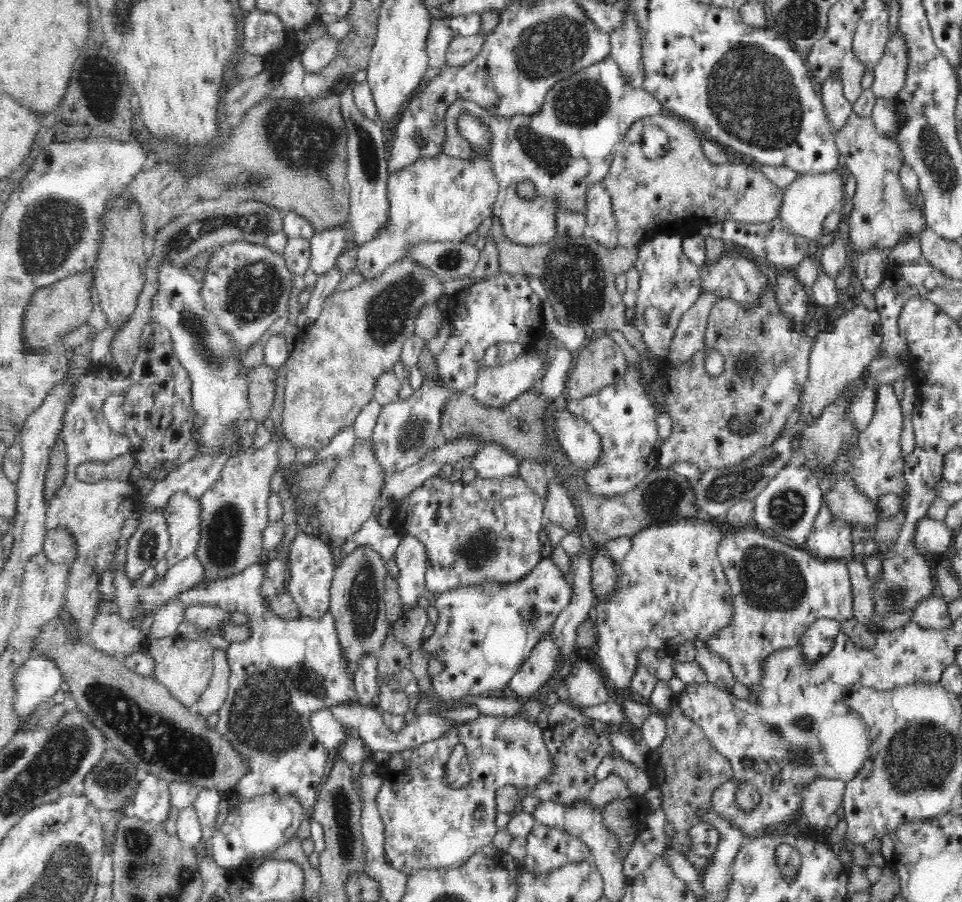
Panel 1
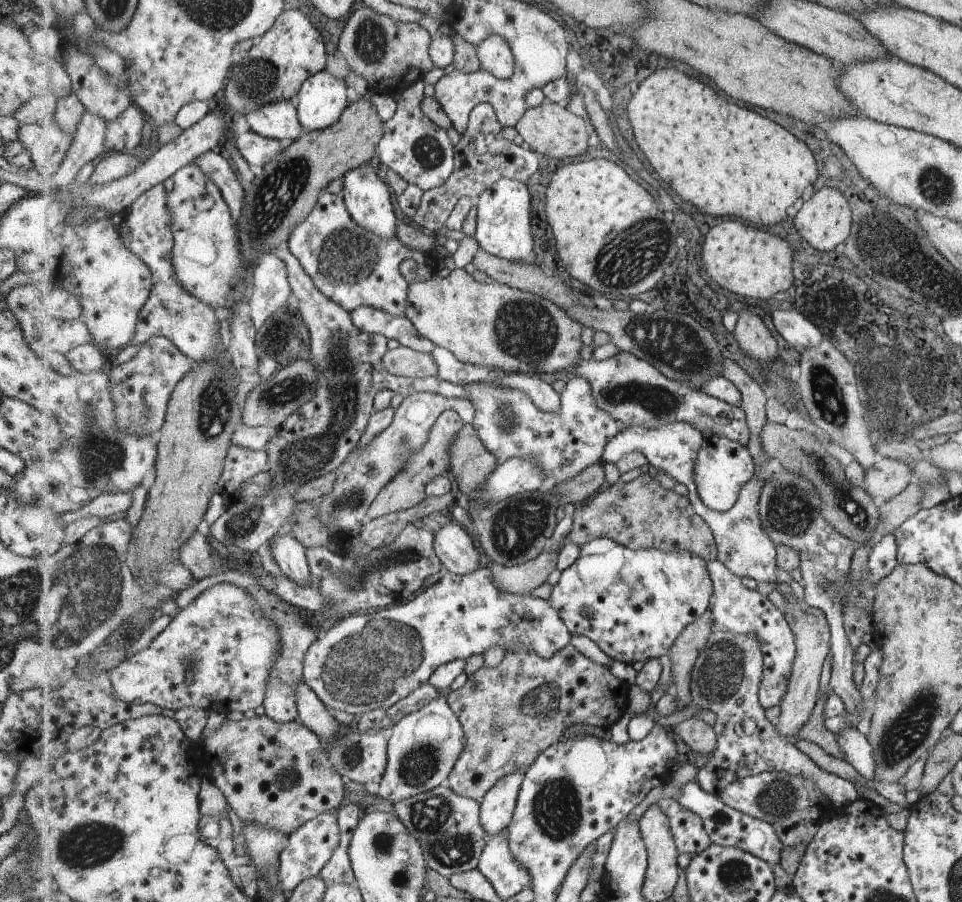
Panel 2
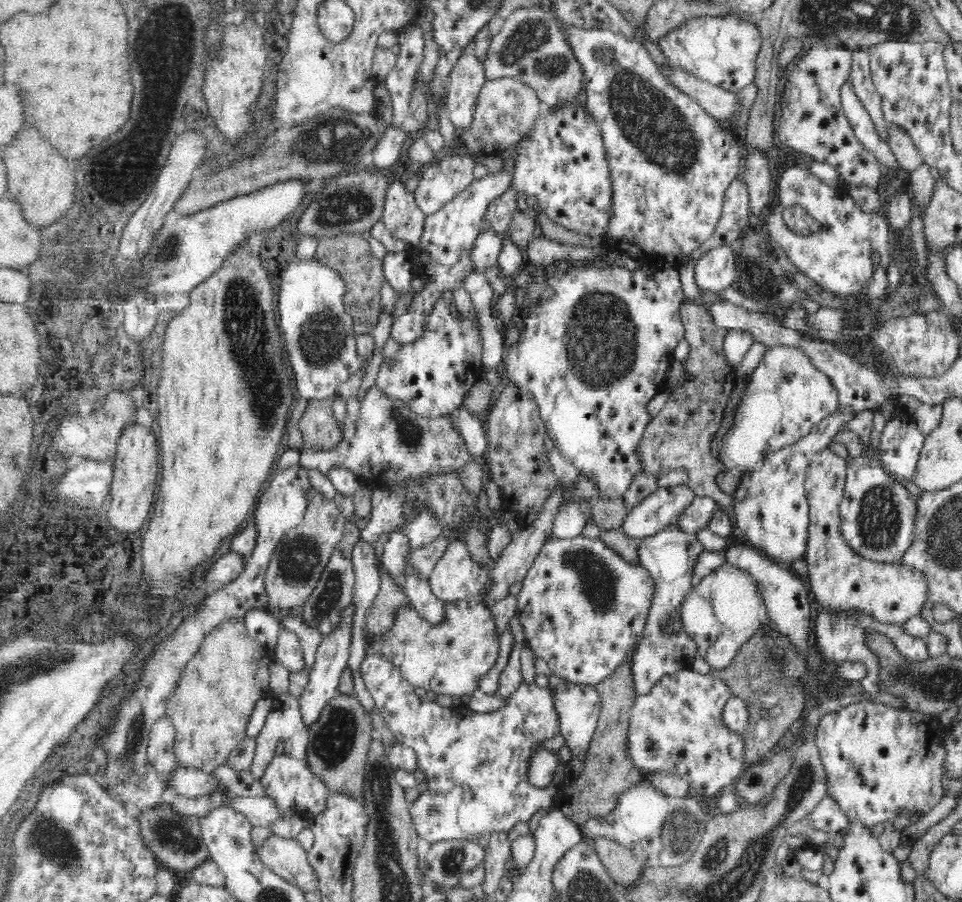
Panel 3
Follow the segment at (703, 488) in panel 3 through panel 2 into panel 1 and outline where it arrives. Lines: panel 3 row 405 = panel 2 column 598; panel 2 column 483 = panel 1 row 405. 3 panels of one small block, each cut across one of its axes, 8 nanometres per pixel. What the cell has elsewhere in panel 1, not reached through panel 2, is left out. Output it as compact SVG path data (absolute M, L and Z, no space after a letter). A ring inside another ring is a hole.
M774 288L767 290L763 304L752 313L737 308L732 300L716 299L712 306L705 330L706 346L716 349L723 355L723 371L717 377L708 374L704 365L704 350L699 350L690 362L684 363L679 369L667 366L667 355L658 357L662 365L653 381L665 397L665 405L672 419L672 433L659 445L659 465L672 468L676 462L696 464L701 473L712 468L734 469L748 458L770 448L789 423L788 418L797 413L803 392L807 386L811 347L814 339L800 332L792 332L788 319L776 312L773 304Z

